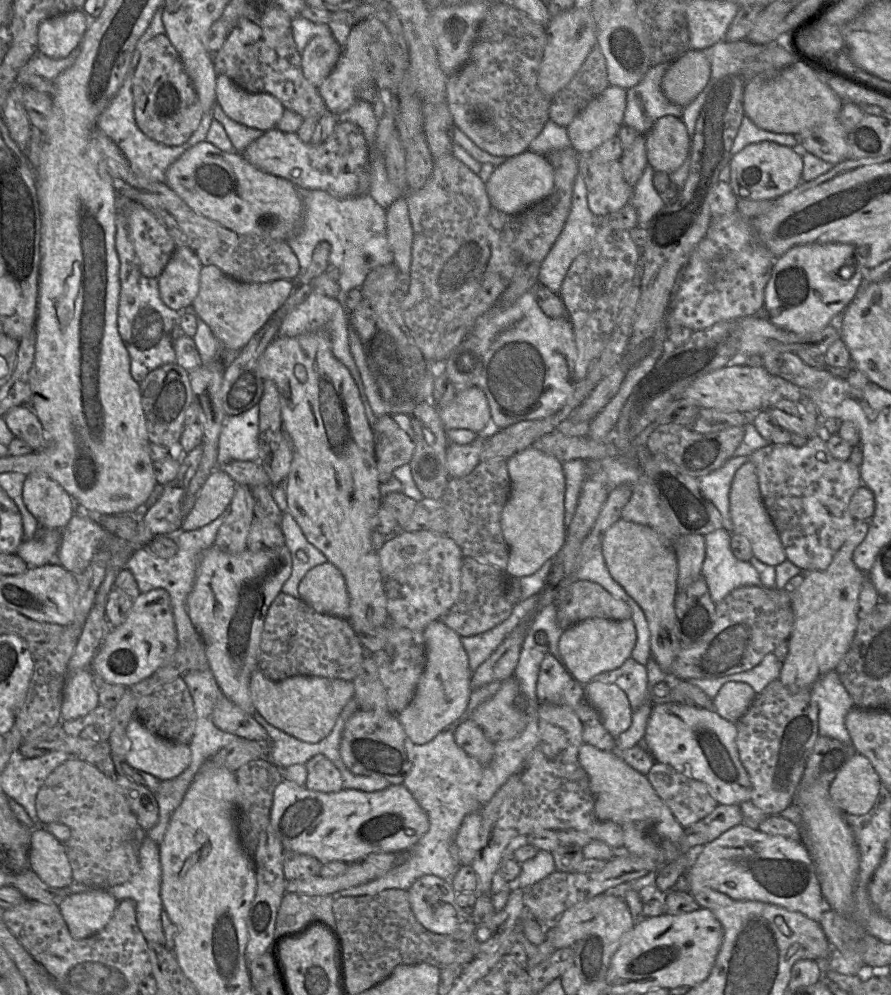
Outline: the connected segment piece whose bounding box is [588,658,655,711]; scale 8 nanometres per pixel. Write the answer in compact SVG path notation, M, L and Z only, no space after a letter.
M628 658L615 670L603 672L588 682L601 682L618 686L627 696L632 711L645 703L655 704L649 696L647 667Z

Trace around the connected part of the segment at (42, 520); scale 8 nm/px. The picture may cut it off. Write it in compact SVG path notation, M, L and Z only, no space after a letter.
M29 474L23 486L23 501L39 525L63 529L76 512L76 502L57 482L42 474Z

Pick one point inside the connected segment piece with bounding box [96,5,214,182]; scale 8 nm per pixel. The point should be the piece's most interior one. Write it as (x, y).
(151, 159)

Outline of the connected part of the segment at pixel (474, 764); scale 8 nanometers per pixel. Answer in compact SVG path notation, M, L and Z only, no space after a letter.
M529 632L527 635L527 646L523 653L520 653L519 661L513 675L519 684L522 710L525 716L525 727L523 731L512 739L495 743L494 756L488 765L482 765L477 760L467 755L455 742L453 734L454 729L451 728L444 729L432 741L426 744L415 745L413 766L404 780L403 785L409 790L420 807L427 814L429 819L429 828L427 832L414 846L399 853L402 857L402 863L397 864L379 878L332 894L334 900L338 897L373 895L385 889L401 889L407 891L418 878L427 874L435 875L444 880L451 880L460 865L456 864L450 856L449 847L455 841L456 834L462 821L468 814L480 812L484 808L493 795L496 794L502 785L519 769L539 743L538 708L540 703L536 697L536 685L541 662L549 652L549 648L547 645L538 644L535 640L536 634L534 633L535 632Z

